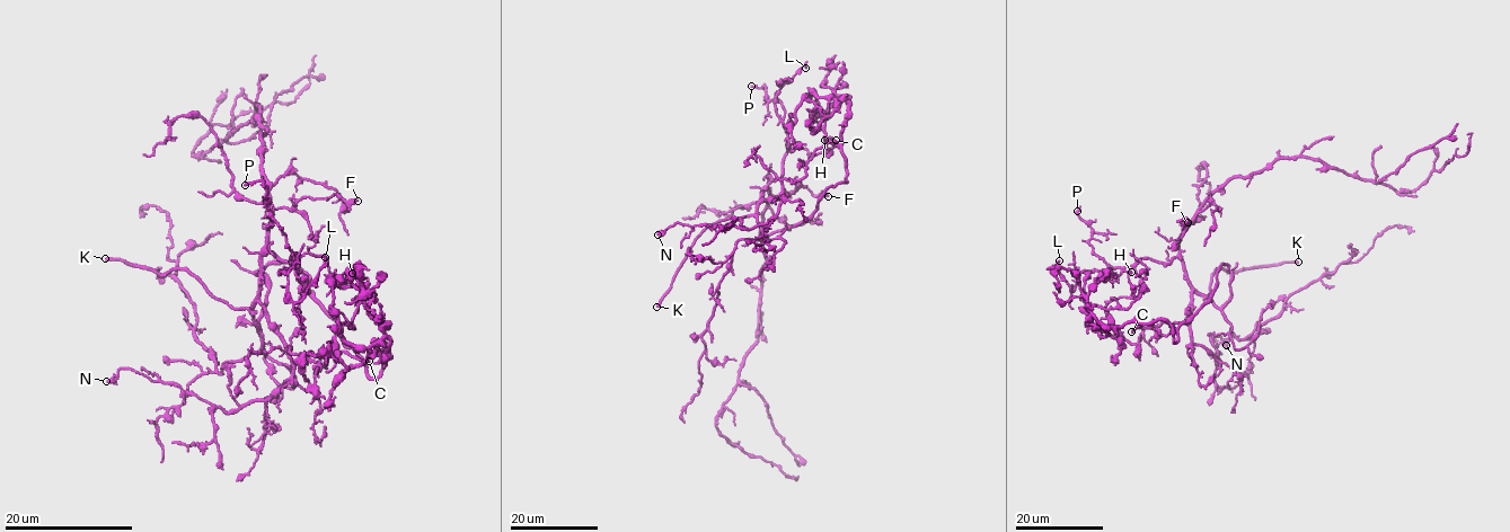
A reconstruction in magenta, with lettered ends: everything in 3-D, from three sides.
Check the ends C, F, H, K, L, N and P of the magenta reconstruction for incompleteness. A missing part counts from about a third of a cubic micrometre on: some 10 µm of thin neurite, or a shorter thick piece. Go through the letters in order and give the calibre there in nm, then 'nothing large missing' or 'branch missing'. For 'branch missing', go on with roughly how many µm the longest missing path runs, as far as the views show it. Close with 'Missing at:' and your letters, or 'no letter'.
C: calibre 240 nm; nothing large missing
F: calibre 500 nm; nothing large missing
H: calibre 200 nm; nothing large missing
K: calibre 320 nm; branch missing; missing 100 µm
L: calibre 160 nm; nothing large missing
N: calibre 500 nm; nothing large missing
P: calibre 200 nm; nothing large missing
Missing at: K

